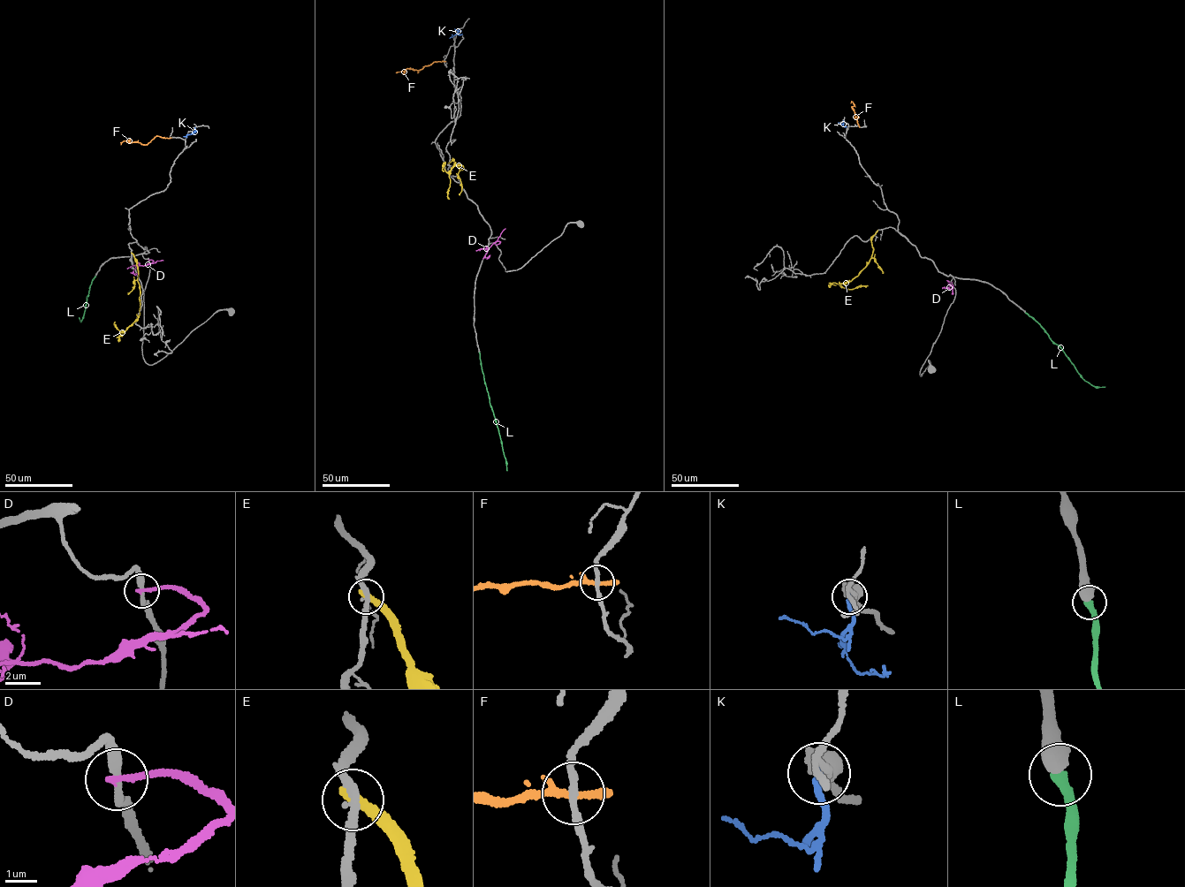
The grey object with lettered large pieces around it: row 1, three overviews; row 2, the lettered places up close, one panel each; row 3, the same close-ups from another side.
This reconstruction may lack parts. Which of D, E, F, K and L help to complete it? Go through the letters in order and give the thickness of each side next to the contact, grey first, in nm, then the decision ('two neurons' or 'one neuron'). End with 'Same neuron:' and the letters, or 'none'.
D: calibres 280 and 200 nm; two neurons
E: calibres 280 and 400 nm; two neurons
F: calibres 200 and 360 nm; two neurons
K: calibres 380 and 240 nm; two neurons
L: calibres 480 and 440 nm; one neuron
Same neuron: L

